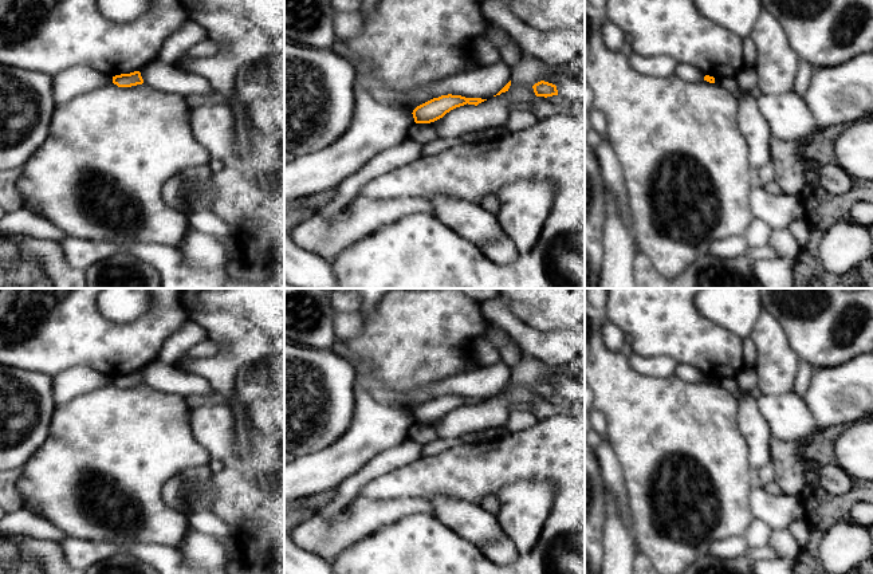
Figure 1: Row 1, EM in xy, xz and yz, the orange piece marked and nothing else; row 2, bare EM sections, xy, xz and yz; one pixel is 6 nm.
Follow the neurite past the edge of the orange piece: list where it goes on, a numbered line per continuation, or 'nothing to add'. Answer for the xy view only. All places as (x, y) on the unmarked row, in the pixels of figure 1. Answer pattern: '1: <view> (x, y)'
nothing to add

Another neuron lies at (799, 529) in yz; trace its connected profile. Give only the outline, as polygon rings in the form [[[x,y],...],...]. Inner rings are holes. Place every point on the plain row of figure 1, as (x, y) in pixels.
[[[806,518],[794,520],[787,530],[791,532],[797,543],[802,547],[810,536],[809,522]]]

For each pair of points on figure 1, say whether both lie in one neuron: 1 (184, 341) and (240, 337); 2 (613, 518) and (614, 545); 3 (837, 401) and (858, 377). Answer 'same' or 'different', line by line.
1: different
2: same
3: same

